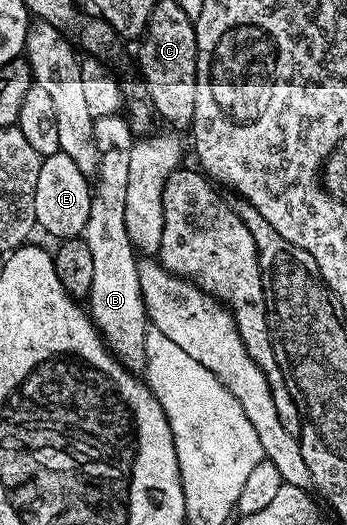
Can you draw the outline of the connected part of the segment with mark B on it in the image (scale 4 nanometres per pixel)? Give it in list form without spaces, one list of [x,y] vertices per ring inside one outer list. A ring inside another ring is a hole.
[[[122,113],[101,116],[93,124],[93,140],[99,153],[97,179],[93,184],[91,195],[91,211],[81,237],[89,244],[89,252],[93,255],[93,288],[89,295],[89,313],[91,321],[103,336],[103,342],[115,359],[132,372],[139,372],[146,367],[147,353],[145,340],[149,329],[149,319],[145,300],[141,296],[141,280],[137,276],[138,259],[135,246],[129,240],[129,232],[125,228],[125,192],[129,188],[129,152],[133,152],[133,144],[137,141],[131,123]]]

